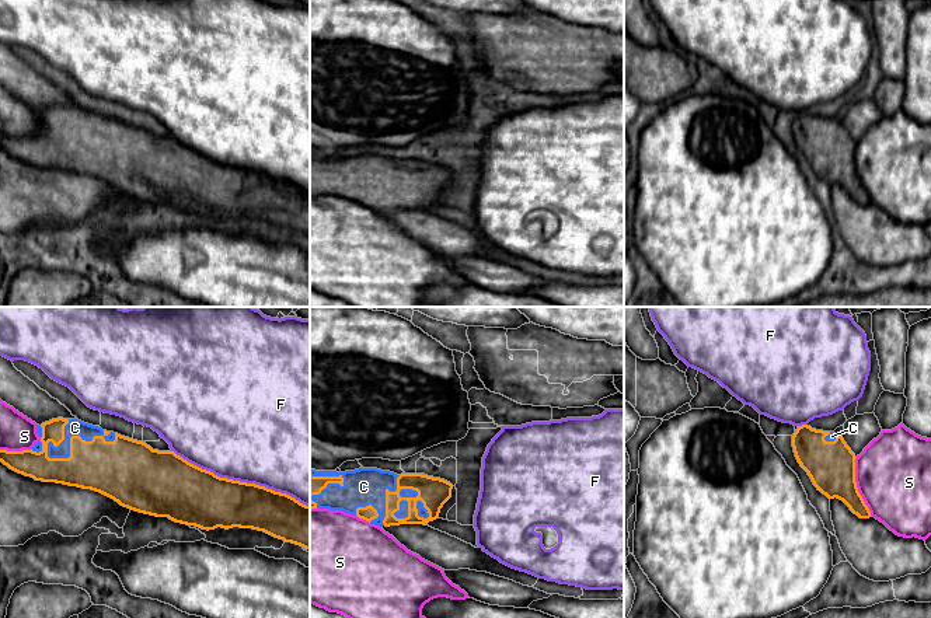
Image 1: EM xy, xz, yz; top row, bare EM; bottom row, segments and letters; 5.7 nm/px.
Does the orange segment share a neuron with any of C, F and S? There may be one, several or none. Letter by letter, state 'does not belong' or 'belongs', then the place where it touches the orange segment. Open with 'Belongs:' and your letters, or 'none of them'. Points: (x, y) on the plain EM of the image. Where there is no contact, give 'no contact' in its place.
Belongs: C
C: belongs; contact xy (75, 122)
F: does not belong; contact xy (239, 167)
S: does not belong; contact yz (855, 173)

